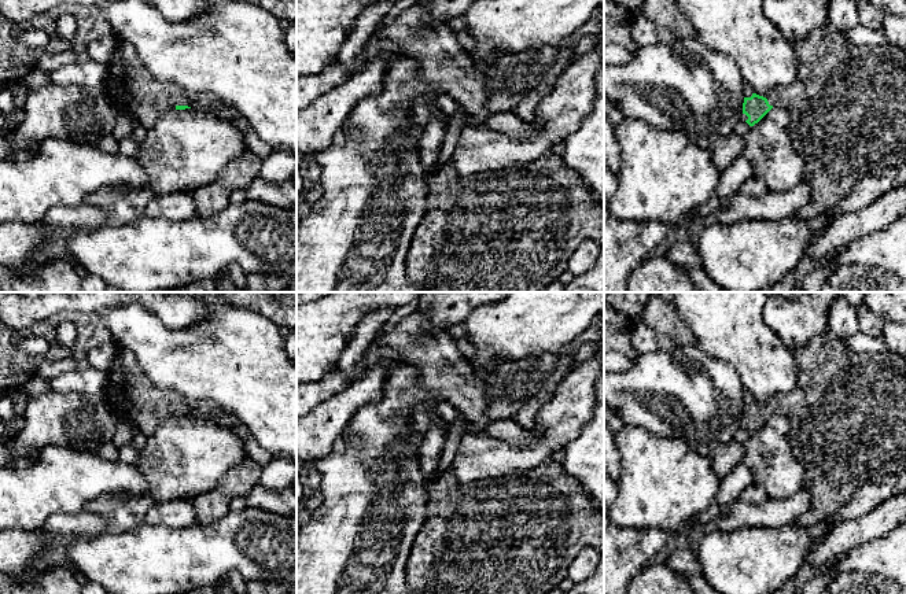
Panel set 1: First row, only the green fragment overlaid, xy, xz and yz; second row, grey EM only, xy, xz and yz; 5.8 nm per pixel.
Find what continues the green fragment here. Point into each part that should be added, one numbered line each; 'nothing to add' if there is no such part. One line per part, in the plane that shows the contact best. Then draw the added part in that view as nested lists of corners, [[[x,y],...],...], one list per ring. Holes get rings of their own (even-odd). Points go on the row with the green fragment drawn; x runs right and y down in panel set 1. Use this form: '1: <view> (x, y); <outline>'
1: xy (131, 88); [[[117,38],[107,66],[103,92],[117,111],[132,115],[144,129],[152,128],[161,115],[177,106],[210,112],[246,133],[247,119],[231,104],[210,93],[189,95],[174,84],[158,81],[141,63],[135,47]]]

